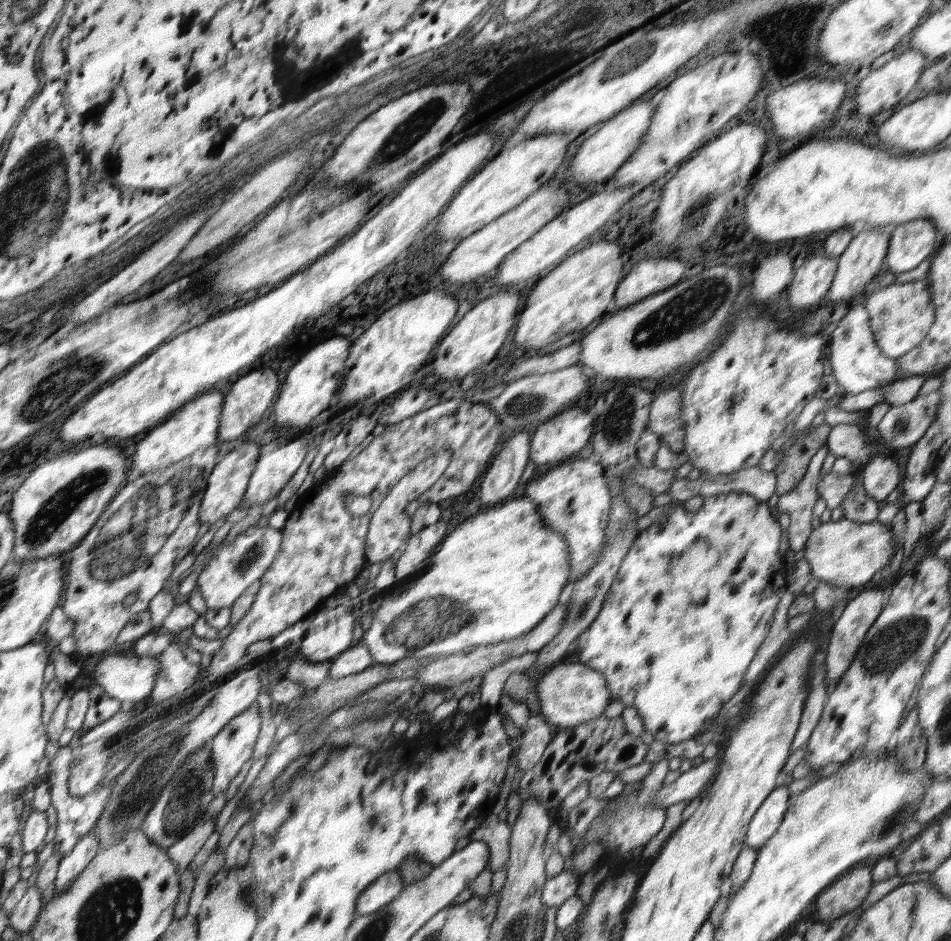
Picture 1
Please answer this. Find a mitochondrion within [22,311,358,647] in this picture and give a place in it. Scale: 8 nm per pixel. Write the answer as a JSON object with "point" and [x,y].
{"point":[138,528]}

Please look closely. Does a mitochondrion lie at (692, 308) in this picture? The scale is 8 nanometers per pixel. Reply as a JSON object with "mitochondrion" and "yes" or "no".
{"mitochondrion":"yes"}

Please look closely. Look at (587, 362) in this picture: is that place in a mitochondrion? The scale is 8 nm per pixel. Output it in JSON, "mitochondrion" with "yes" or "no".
{"mitochondrion":"no"}

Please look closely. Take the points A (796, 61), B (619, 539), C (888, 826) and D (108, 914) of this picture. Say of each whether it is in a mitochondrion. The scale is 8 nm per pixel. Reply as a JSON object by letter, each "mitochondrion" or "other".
{"A":"other","B":"mitochondrion","C":"mitochondrion","D":"mitochondrion"}

